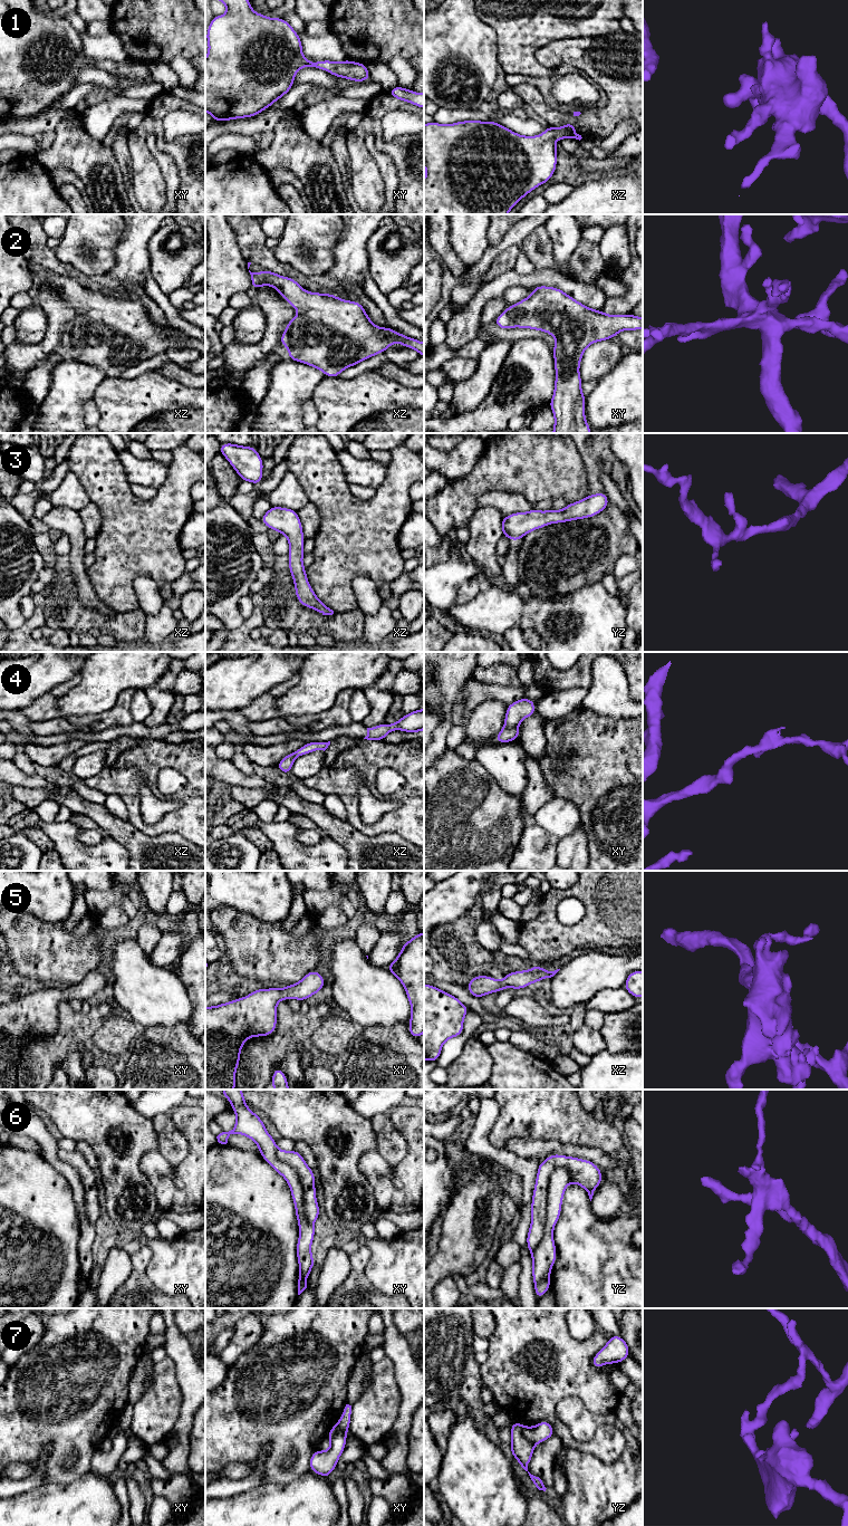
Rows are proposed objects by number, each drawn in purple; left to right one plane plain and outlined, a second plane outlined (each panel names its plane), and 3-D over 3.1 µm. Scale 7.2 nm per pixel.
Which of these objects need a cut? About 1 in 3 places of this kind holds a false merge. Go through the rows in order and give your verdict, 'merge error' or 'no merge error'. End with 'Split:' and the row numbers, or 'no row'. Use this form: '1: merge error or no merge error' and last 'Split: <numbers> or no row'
1: no merge error
2: no merge error
3: no merge error
4: no merge error
5: no merge error
6: merge error
7: merge error
Split: 6, 7

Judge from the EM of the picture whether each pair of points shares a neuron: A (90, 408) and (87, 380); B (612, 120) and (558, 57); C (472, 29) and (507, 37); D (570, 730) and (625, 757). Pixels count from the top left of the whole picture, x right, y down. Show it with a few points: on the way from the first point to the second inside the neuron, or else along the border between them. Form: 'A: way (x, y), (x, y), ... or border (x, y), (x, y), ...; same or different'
A: border (93, 399), (89, 399), (84, 404), (84, 421); different
B: way (613, 98), (613, 89), (579, 57); same
C: border (478, 16), (493, 30), (497, 37), (498, 60); different
D: way (584, 733), (598, 746), (612, 746); same

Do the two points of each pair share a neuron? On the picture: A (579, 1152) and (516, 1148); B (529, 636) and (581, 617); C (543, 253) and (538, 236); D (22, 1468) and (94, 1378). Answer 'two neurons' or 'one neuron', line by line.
A: one neuron
B: two neurons
C: one neuron
D: two neurons

